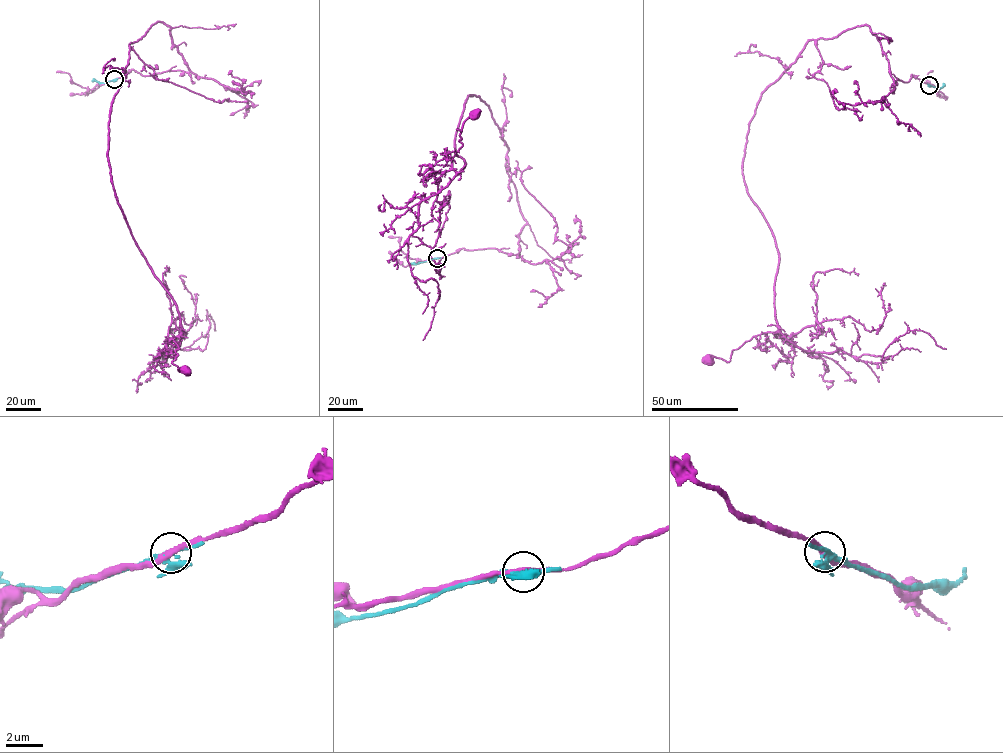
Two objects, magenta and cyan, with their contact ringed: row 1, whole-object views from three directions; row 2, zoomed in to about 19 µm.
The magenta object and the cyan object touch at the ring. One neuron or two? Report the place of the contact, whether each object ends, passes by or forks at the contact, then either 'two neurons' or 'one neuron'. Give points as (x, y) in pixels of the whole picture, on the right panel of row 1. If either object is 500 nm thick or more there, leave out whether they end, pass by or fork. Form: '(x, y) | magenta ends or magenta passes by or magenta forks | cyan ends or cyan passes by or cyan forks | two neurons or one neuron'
(929, 85) | magenta passes by | cyan forks | two neurons

